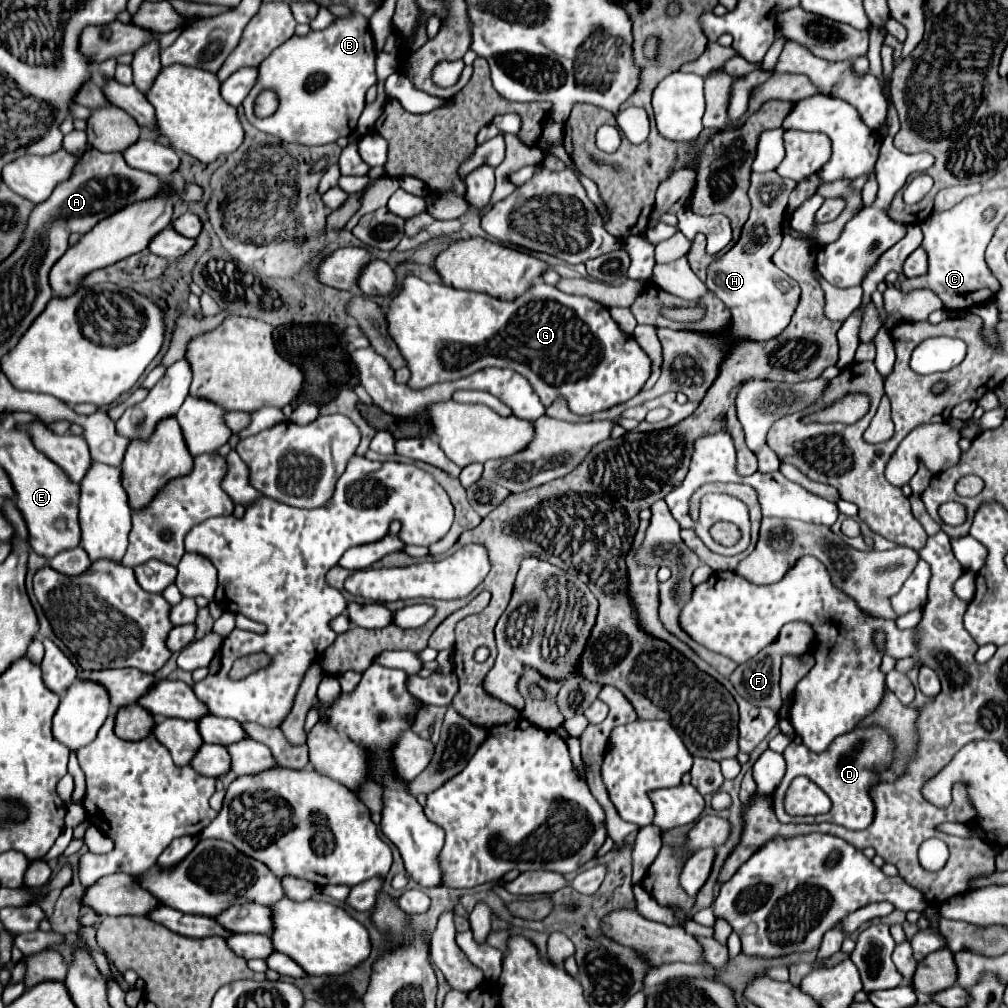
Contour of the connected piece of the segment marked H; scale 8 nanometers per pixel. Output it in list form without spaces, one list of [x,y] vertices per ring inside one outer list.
[[[751,172],[751,186],[747,192],[751,200],[751,214],[735,246],[727,250],[723,256],[715,258],[715,262],[707,266],[705,284],[693,274],[693,270],[687,264],[685,254],[689,252],[691,244],[681,232],[677,232],[673,238],[661,242],[655,248],[655,260],[659,264],[653,268],[653,280],[659,288],[693,302],[699,302],[703,294],[713,290],[731,310],[731,324],[723,334],[695,334],[695,332],[675,332],[669,328],[657,328],[657,338],[663,346],[661,376],[657,380],[657,388],[661,390],[659,394],[671,392],[671,390],[683,392],[683,378],[685,378],[683,372],[687,372],[687,366],[691,366],[691,362],[695,364],[695,358],[665,358],[665,348],[695,348],[697,350],[699,362],[695,364],[695,386],[691,386],[691,394],[695,394],[695,402],[699,402],[703,394],[707,392],[707,388],[711,386],[711,382],[715,380],[717,362],[723,360],[723,354],[729,350],[731,342],[775,338],[775,334],[781,334],[781,330],[785,330],[785,326],[789,324],[797,308],[801,290],[793,278],[789,278],[771,262],[771,256],[781,246],[781,238],[783,238],[781,228],[785,220],[787,198],[793,188],[795,188],[795,182],[783,180],[775,172],[763,172],[763,174]]]

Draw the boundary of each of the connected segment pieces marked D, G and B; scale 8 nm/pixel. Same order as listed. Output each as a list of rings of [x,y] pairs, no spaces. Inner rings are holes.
[[[869,726],[865,730],[853,730],[849,734],[841,734],[821,754],[811,752],[803,744],[791,742],[787,746],[785,754],[783,754],[785,760],[787,760],[787,772],[785,772],[779,788],[773,794],[775,814],[777,814],[779,822],[793,822],[793,824],[799,824],[799,822],[807,822],[807,824],[831,822],[831,824],[845,826],[849,830],[863,830],[863,828],[867,828],[871,824],[873,814],[875,814],[875,806],[873,806],[873,802],[871,802],[871,798],[867,794],[867,788],[871,788],[871,784],[875,784],[879,780],[877,772],[881,768],[885,768],[885,764],[889,764],[891,752],[893,752],[893,742],[879,726]],[[797,776],[807,776],[811,782],[815,782],[831,798],[831,810],[827,814],[789,816],[783,810],[785,792],[787,792],[791,780],[797,778]]]
[[[407,276],[387,304],[385,320],[387,334],[395,340],[407,362],[411,372],[407,386],[413,390],[423,390],[437,382],[453,382],[487,366],[513,368],[529,380],[543,406],[549,406],[557,396],[565,396],[571,412],[593,414],[627,402],[641,392],[649,378],[649,356],[633,336],[625,334],[615,324],[605,306],[585,296],[565,294],[541,280],[531,284],[531,290],[515,300],[499,300],[483,292],[455,290],[445,284],[429,284],[415,276]]]
[[[355,10],[345,18],[335,18],[325,30],[293,36],[275,48],[259,66],[257,82],[243,100],[245,118],[265,134],[305,146],[323,146],[337,142],[341,136],[351,136],[365,108],[365,92],[377,84],[375,58],[377,52],[369,20]],[[265,88],[273,88],[279,94],[279,110],[261,120],[253,114],[253,102]]]

